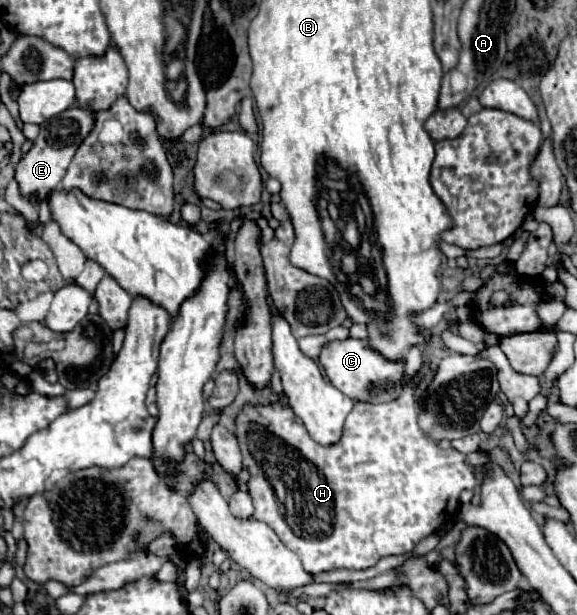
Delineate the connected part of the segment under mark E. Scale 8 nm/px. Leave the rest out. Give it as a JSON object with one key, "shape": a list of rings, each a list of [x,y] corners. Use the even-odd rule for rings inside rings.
{"shape":[[[78,106],[68,108],[60,116],[54,116],[52,120],[46,120],[40,126],[40,136],[34,140],[34,146],[16,166],[16,180],[20,184],[20,194],[24,198],[36,194],[38,200],[44,200],[48,192],[56,190],[68,170],[74,152],[78,150],[78,146],[90,134],[92,128],[94,128],[94,112]]]}

